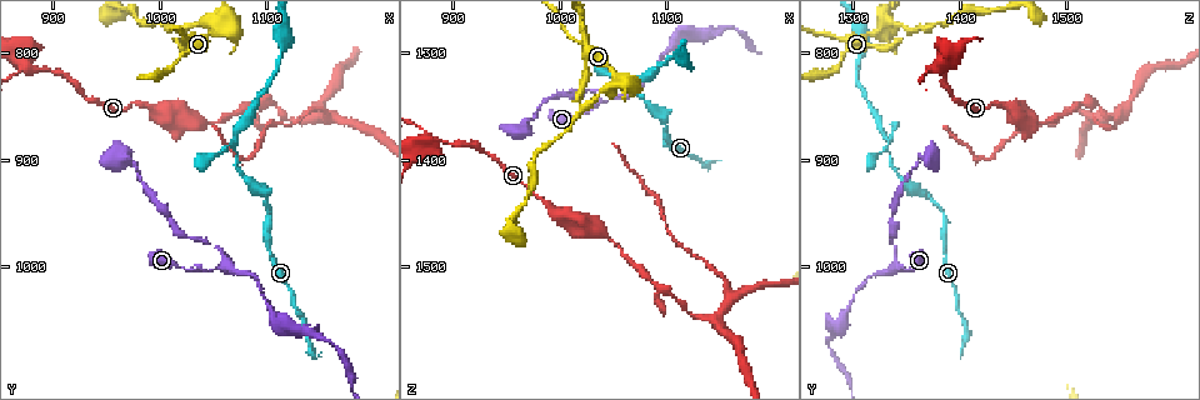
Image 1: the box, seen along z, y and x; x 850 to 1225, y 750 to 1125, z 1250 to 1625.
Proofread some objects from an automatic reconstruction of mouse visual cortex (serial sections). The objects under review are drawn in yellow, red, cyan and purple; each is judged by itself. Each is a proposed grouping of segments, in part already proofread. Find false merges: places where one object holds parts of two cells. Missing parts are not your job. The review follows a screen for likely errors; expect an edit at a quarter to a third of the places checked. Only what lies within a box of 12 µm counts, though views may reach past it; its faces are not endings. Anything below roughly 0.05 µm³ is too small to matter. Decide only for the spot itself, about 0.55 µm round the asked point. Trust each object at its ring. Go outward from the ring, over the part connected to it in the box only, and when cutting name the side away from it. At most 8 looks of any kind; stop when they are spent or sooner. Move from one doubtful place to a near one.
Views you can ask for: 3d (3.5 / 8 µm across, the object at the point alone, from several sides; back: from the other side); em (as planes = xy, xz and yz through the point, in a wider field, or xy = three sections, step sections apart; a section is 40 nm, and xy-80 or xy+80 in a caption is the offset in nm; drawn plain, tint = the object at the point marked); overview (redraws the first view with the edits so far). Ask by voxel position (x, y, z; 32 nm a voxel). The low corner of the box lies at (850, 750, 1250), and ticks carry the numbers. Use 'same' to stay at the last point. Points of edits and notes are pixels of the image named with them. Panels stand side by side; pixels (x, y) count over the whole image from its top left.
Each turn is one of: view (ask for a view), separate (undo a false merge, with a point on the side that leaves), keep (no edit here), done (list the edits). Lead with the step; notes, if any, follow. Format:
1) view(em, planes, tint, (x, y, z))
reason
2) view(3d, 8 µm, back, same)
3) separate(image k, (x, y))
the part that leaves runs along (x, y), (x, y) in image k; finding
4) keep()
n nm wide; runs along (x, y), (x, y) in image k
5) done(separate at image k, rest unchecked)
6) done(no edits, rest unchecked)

view(3d, 3.5 µm, (1058, 1002, 1340))
a fork

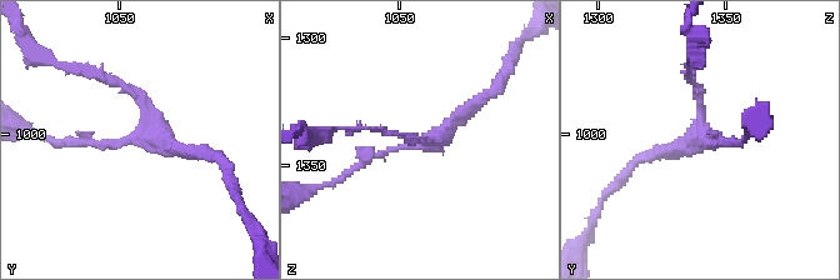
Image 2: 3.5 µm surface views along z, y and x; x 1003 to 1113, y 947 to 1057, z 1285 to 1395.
view(em, xy, step 3, tint, (1058, 1002, 1343))
3 arms; arms of 100, 100, 200 nm

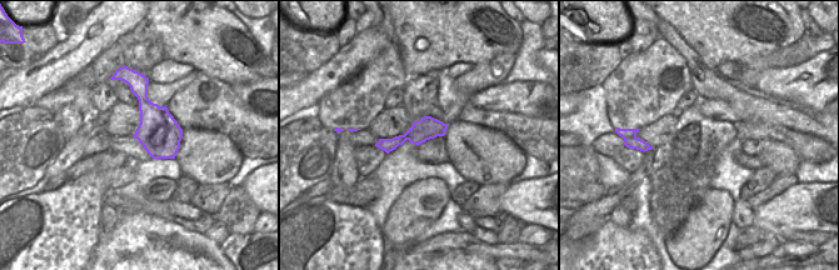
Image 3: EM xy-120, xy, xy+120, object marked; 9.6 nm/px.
keep()
runs along (346, 176), (388, 150), (438, 138), (484, 96) in image 2; continuous, no second cell

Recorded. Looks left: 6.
view(3d, 8 µm, back, (1070, 892, 1334))
two arms in line, one across

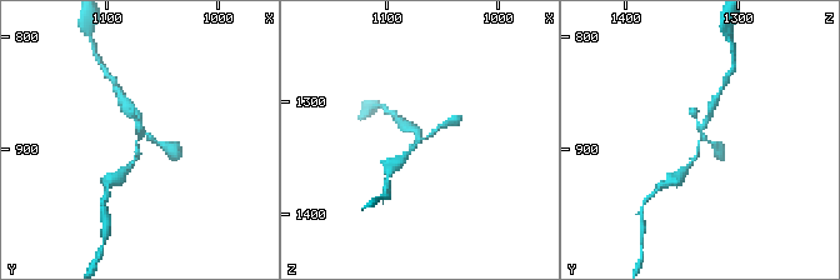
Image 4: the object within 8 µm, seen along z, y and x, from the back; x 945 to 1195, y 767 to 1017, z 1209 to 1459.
view(em, xy, step 5, tint, (1074, 896, 1334))
shape alone is not enough

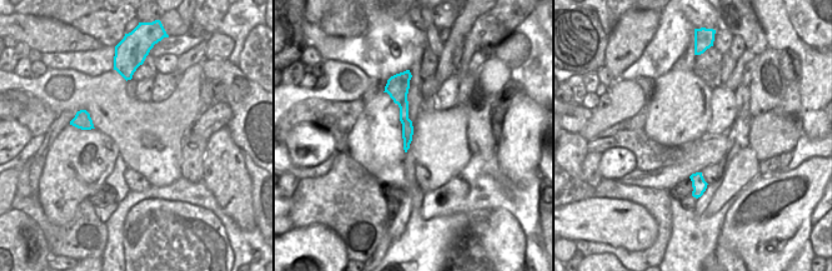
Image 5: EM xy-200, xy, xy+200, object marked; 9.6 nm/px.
keep()
runs along (406, 80), (402, 85), (406, 145) in image 5; all the same cell

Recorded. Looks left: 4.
view(3d, 3.5 µm, (1110, 850, 1532))
thin neck

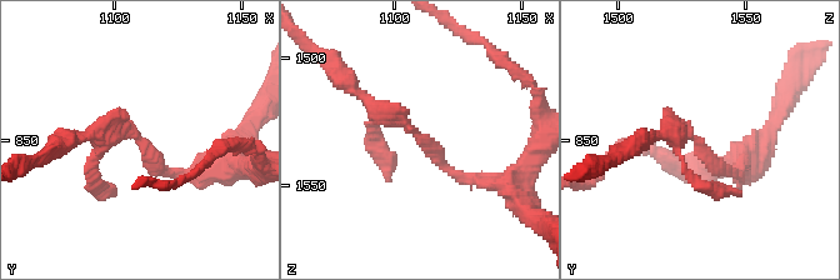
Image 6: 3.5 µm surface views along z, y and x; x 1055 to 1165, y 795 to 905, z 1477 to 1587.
view(em, planes, tint, (1110, 851, 1531))
arms of 150, 150 nm

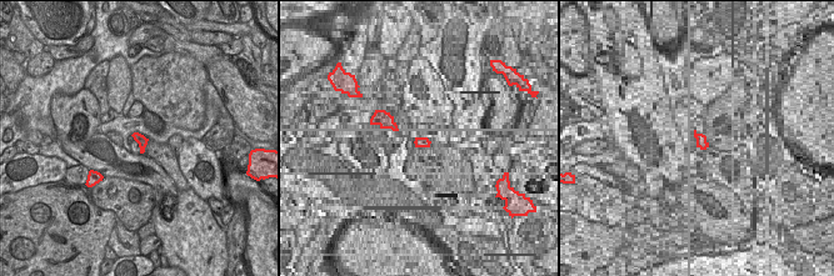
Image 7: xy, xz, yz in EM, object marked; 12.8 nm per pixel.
view(em, xy, step 5, tint, same)
another direction

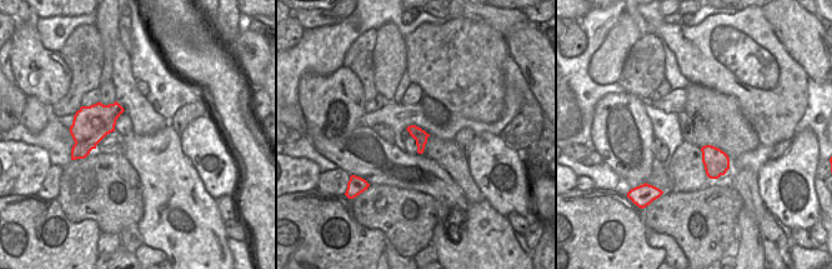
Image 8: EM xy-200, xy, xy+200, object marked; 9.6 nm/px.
keep()
runs along (351, 88), (474, 181) in image 6; all the same cell

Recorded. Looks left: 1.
done(no edits, rest unchecked)

